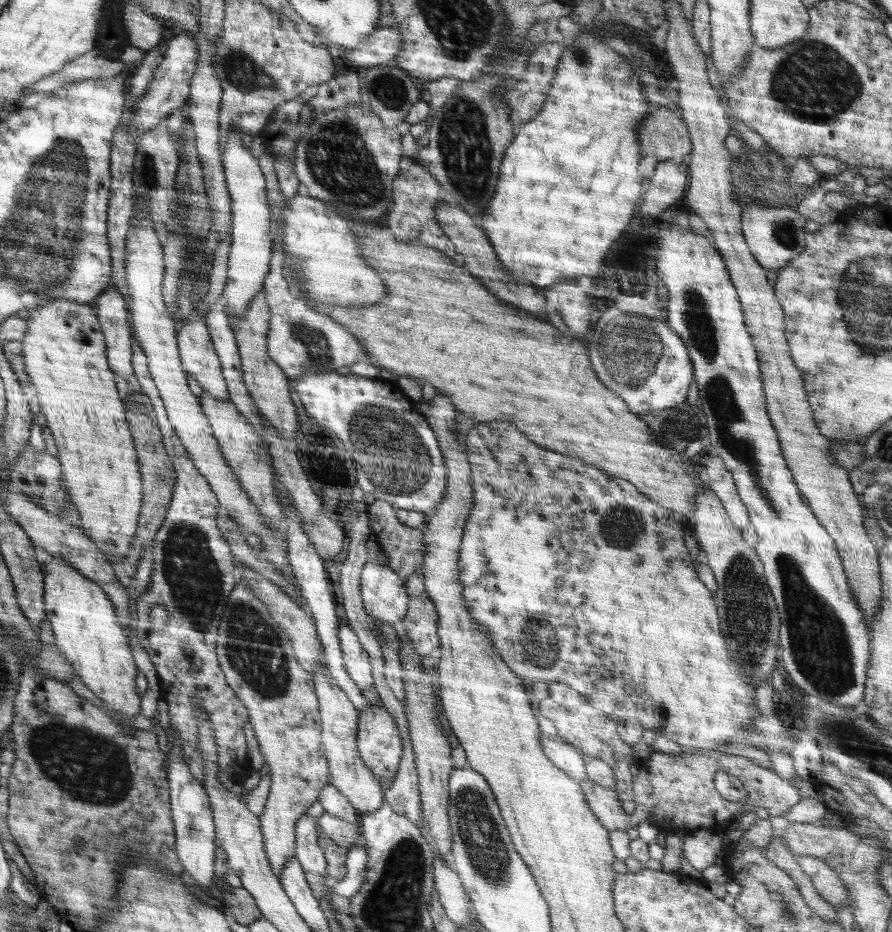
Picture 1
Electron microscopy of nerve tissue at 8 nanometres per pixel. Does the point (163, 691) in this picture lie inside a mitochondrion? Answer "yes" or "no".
no

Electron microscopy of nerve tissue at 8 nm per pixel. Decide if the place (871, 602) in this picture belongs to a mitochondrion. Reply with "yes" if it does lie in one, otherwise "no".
no

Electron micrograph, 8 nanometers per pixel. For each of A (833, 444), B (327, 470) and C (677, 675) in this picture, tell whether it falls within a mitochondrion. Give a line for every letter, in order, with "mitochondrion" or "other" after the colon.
A: other
B: mitochondrion
C: other

